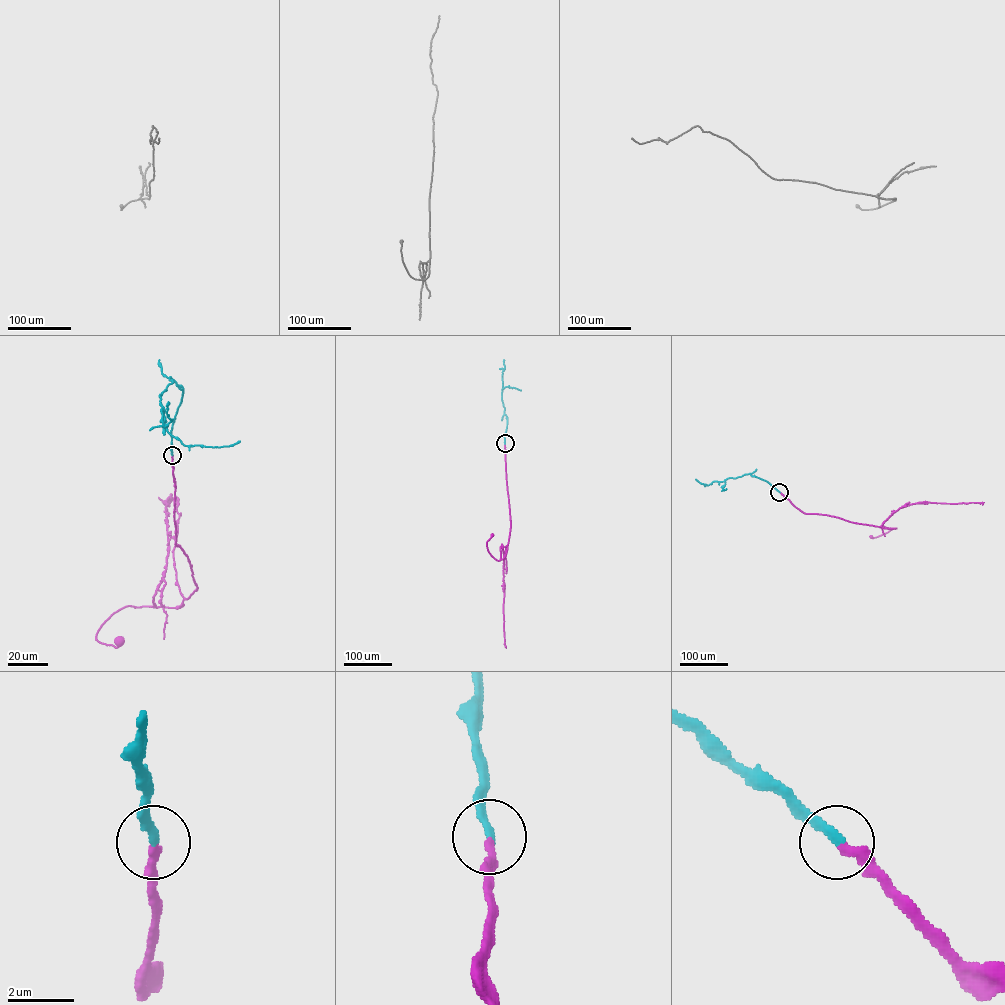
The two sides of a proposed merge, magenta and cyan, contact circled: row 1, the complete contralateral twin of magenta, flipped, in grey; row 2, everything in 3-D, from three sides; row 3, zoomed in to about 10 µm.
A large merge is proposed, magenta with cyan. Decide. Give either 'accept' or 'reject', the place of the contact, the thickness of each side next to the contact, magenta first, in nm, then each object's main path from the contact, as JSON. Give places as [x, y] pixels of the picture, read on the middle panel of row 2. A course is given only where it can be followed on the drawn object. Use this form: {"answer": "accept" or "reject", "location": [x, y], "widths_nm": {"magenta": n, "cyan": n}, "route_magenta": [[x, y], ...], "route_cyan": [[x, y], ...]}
{"answer": "accept", "location": [505, 443], "widths_nm": {"magenta": 280, "cyan": 260}, "route_magenta": [[505, 443], [511, 525], [506, 555], [499, 560], [487, 548], [486, 542], [492, 535]], "route_cyan": [[505, 443], [507, 419], [502, 399], [504, 359]]}

